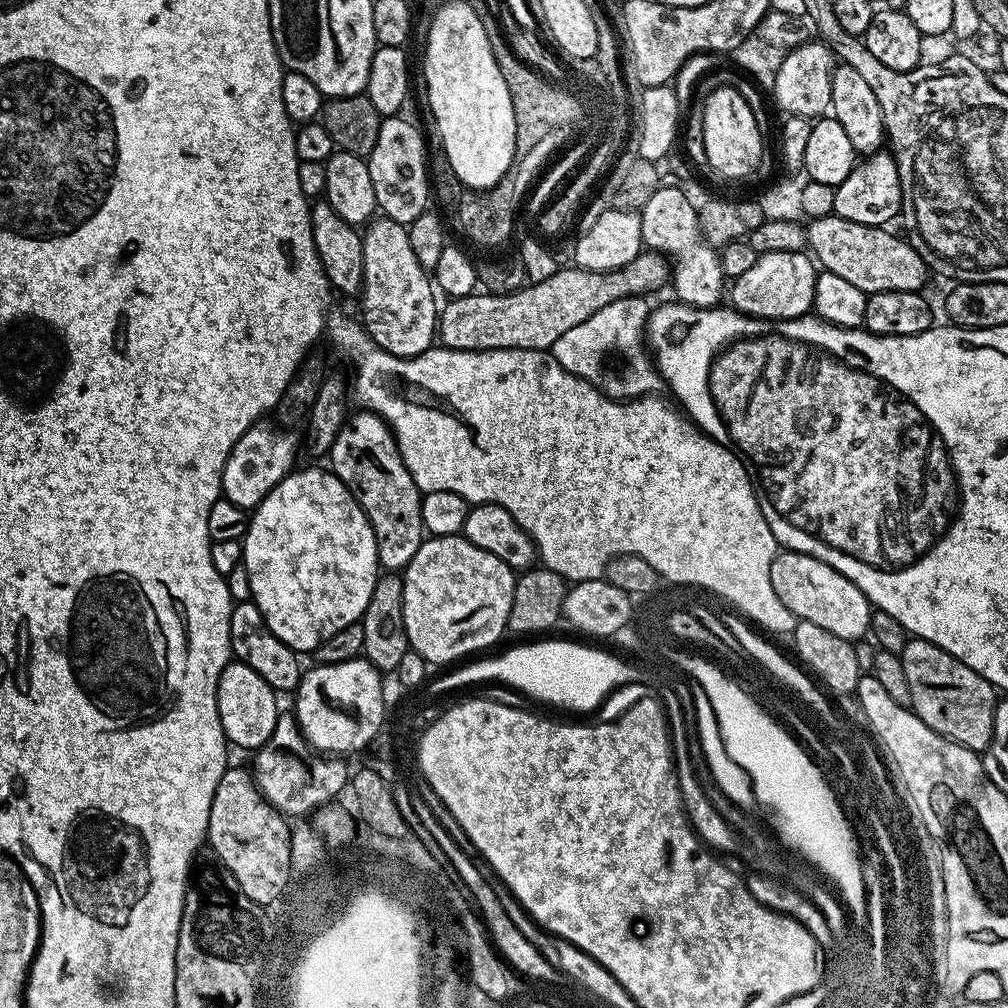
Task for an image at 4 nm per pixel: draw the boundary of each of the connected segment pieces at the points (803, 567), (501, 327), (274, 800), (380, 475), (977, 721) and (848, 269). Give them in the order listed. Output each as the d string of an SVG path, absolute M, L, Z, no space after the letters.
M780 550L777 551L774 562L770 566L770 582L774 586L774 594L778 594L778 598L782 598L785 606L796 615L797 621L814 622L814 626L822 626L822 630L830 630L830 634L838 634L838 638L849 642L857 642L856 640L869 635L874 611L872 605L869 604L866 594L862 594L862 590L858 590L858 586L854 586L854 582L850 582L850 578L838 574L838 570L834 570L834 566L830 566L810 554Z
M651 250L641 251L638 258L634 258L634 262L630 262L626 267L619 268L616 272L591 272L585 268L569 266L569 268L561 267L550 278L546 278L546 282L538 282L537 284L529 283L527 286L520 288L517 292L512 292L507 296L494 296L489 294L473 294L463 296L457 300L449 299L448 305L443 305L442 311L438 316L438 340L445 348L453 348L454 350L470 350L471 352L489 352L490 350L502 350L503 348L542 348L551 349L554 342L558 342L558 338L562 338L562 334L566 334L566 330L574 330L574 326L578 326L578 322L586 322L586 318L590 318L590 314L598 314L598 310L602 310L602 306L610 306L610 302L614 302L618 298L626 298L627 296L644 296L648 292L656 292L663 284L667 285L670 280L670 264L665 257L658 252Z
M280 714L277 718L277 725L274 726L274 732L266 743L254 752L250 771L252 779L255 780L258 790L268 801L271 802L279 812L284 813L285 817L304 816L315 813L317 810L331 805L332 800L340 791L347 789L350 784L350 768L343 764L343 759L333 758L328 754L317 754L309 748L308 741L300 733L300 724L295 715Z
M367 410L357 413L340 429L338 438L334 438L330 468L362 506L376 535L381 569L396 574L408 567L426 539L420 505L422 493L402 462L396 436L387 422Z
M909 639L898 655L910 682L910 707L916 716L946 739L966 746L971 752L987 753L994 734L997 689L982 678L982 674L970 670L966 662L954 658L954 654L942 650L942 646L934 646L934 642Z
M823 216L807 225L807 247L823 271L838 274L846 282L867 292L920 292L930 277L930 269L918 250L903 235L895 236L887 227L850 222L837 216Z

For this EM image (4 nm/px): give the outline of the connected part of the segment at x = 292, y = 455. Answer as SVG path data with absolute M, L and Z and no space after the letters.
M257 422L234 446L230 458L224 467L220 479L220 490L223 499L234 502L234 506L242 506L255 510L268 497L270 490L283 482L285 476L293 471L296 460L296 440L291 431L279 426L267 428L264 422Z

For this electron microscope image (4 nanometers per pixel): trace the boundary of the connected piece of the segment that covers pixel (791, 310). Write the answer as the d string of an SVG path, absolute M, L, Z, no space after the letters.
M807 251L765 252L757 255L751 270L731 281L731 307L747 316L757 316L760 320L793 320L807 316L813 311L817 275L817 265Z

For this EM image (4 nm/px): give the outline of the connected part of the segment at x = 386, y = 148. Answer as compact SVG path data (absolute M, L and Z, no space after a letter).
M397 114L381 119L378 142L366 159L370 170L370 182L374 182L379 211L387 219L409 226L427 211L430 204L430 185L426 145L421 129L402 117L403 115Z

